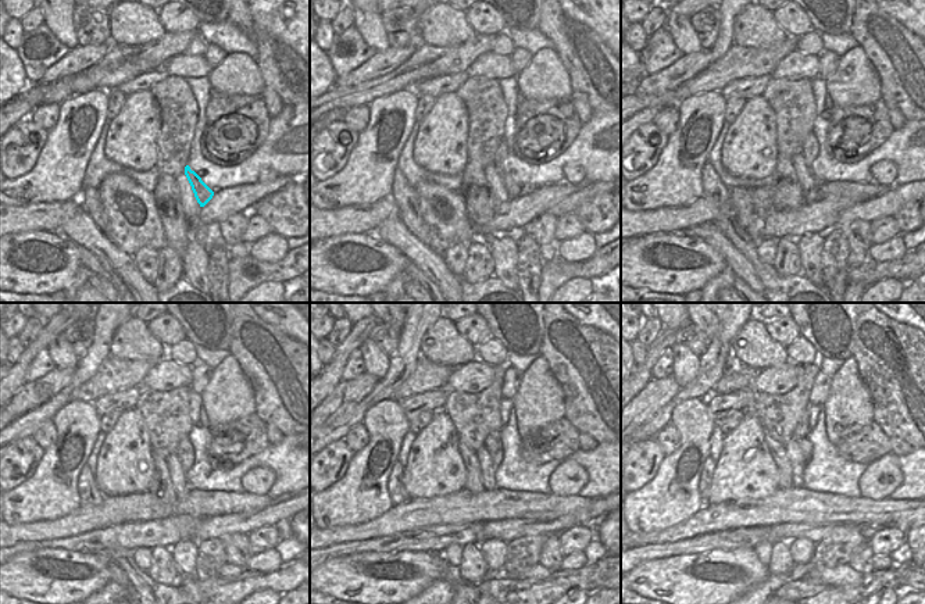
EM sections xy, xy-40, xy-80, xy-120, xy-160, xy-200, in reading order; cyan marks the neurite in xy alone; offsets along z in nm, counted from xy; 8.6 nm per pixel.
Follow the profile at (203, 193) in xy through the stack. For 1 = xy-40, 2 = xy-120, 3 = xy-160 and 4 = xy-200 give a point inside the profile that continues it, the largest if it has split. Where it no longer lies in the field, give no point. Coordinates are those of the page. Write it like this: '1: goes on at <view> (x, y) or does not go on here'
1: goes on at xy-40 (513, 189)
2: goes on at xy-120 (185, 451)
3: goes on at xy-160 (493, 445)
4: goes on at xy-200 (802, 435)

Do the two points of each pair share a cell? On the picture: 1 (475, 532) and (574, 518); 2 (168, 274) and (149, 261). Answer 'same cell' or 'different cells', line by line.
1: different cells
2: different cells

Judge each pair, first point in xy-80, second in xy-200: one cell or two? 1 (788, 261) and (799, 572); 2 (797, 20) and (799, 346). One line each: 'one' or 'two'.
1: two
2: two

